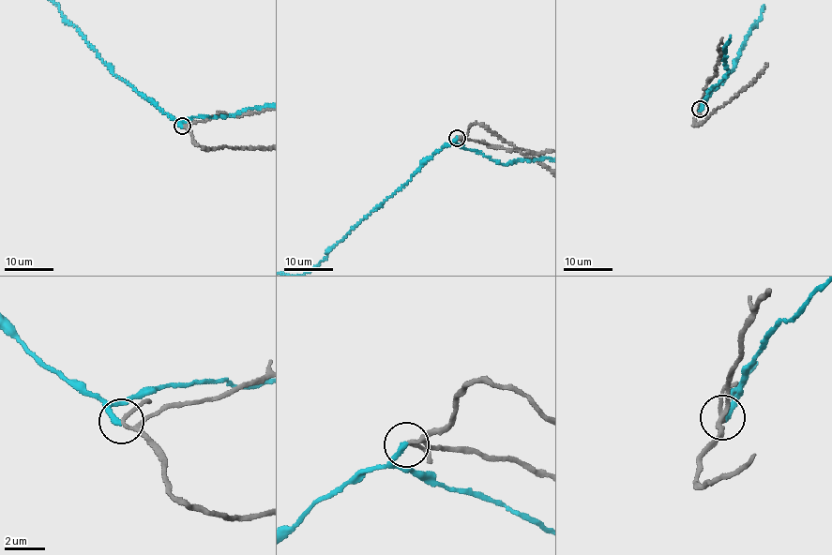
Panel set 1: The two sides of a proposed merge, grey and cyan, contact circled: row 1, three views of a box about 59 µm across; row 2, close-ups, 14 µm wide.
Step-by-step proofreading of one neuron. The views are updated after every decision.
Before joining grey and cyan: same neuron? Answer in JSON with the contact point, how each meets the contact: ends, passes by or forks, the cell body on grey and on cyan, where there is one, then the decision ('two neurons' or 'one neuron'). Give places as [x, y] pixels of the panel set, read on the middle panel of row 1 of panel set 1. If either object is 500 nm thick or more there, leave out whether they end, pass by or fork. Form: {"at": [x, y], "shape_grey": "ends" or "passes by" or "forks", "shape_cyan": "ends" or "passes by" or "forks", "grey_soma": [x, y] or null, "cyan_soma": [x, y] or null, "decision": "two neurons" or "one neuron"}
{"at": [457, 138], "shape_grey": "forks", "shape_cyan": "ends", "grey_soma": null, "cyan_soma": null, "decision": "two neurons"}

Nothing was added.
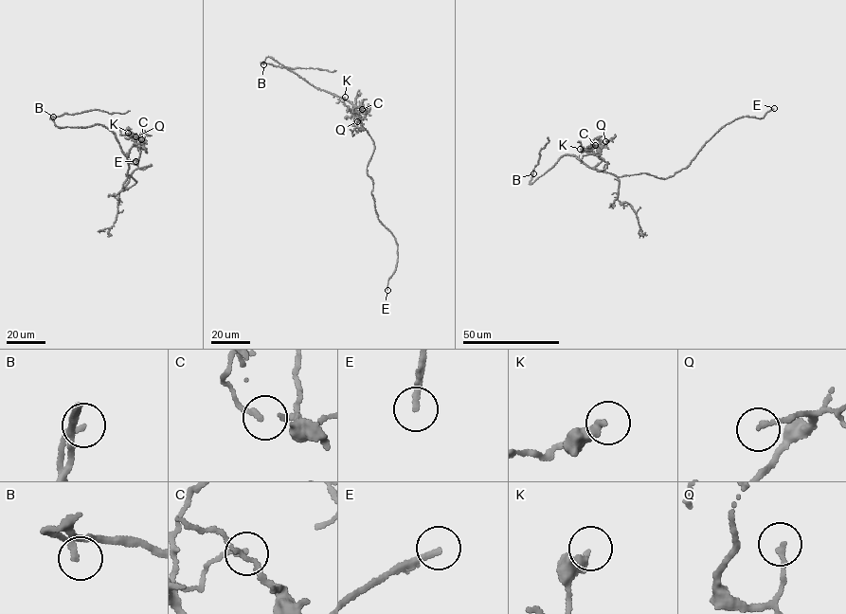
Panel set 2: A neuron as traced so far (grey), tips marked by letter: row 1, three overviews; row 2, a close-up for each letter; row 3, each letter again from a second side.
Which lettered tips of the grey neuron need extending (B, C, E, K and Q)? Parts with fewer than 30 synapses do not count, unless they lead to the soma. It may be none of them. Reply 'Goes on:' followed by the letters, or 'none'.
Goes on: B, E

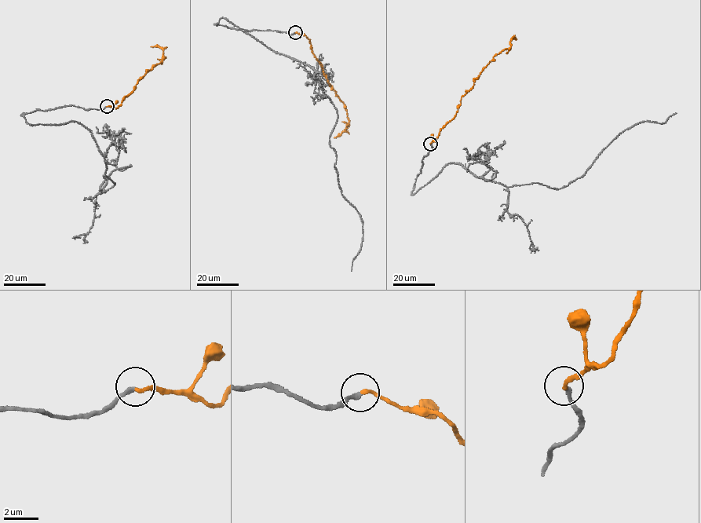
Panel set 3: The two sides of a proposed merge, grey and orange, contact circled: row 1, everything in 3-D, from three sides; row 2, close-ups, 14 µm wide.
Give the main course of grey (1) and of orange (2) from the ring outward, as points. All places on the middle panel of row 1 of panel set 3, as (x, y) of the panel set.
1: (295, 32), (217, 23), (227, 19), (313, 68), (336, 109), (330, 144), (339, 185), (363, 223), (352, 271)
2: (295, 32), (305, 35), (309, 40), (312, 51), (345, 109), (348, 123), (334, 137)

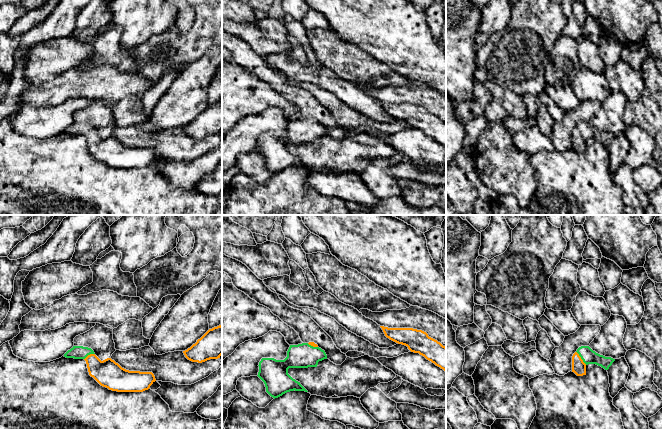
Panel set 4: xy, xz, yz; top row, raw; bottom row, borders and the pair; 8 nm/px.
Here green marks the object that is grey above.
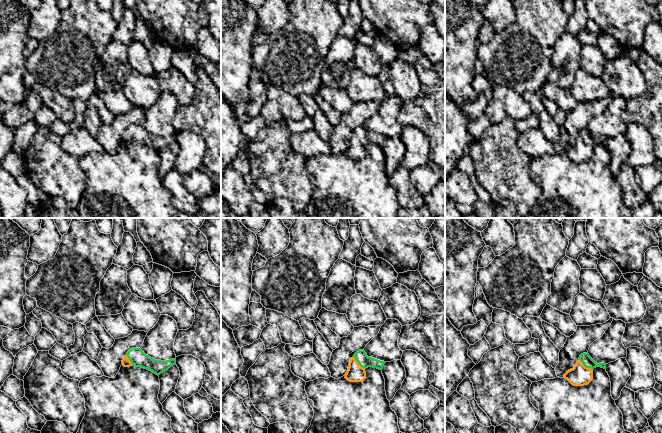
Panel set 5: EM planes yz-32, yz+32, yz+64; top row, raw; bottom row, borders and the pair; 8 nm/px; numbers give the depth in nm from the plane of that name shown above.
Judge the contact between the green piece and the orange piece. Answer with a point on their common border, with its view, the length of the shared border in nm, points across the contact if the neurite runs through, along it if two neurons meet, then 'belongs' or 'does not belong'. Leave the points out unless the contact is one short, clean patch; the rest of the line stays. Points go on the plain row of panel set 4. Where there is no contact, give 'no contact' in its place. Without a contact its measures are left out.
meets green in yz at (581, 134); contact 140 nm long; runs through yz (588, 132), (581, 134), (578, 142); belongs

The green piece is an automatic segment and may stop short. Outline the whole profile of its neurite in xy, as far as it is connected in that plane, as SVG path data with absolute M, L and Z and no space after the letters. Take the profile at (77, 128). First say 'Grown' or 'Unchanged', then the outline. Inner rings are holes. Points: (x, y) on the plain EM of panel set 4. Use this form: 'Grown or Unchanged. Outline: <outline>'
Grown. Outline: M73 122L64 133L84 135L88 148L101 162L117 168L143 168L156 157L152 148L129 147L111 134L101 137L91 124Z

